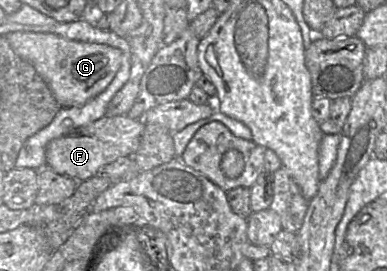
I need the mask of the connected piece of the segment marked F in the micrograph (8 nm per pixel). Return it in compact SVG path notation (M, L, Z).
M126 114L104 116L51 140L46 146L46 165L56 173L67 175L78 182L88 180L98 175L103 166L120 157L132 156L139 147L144 126L143 120L129 118Z

